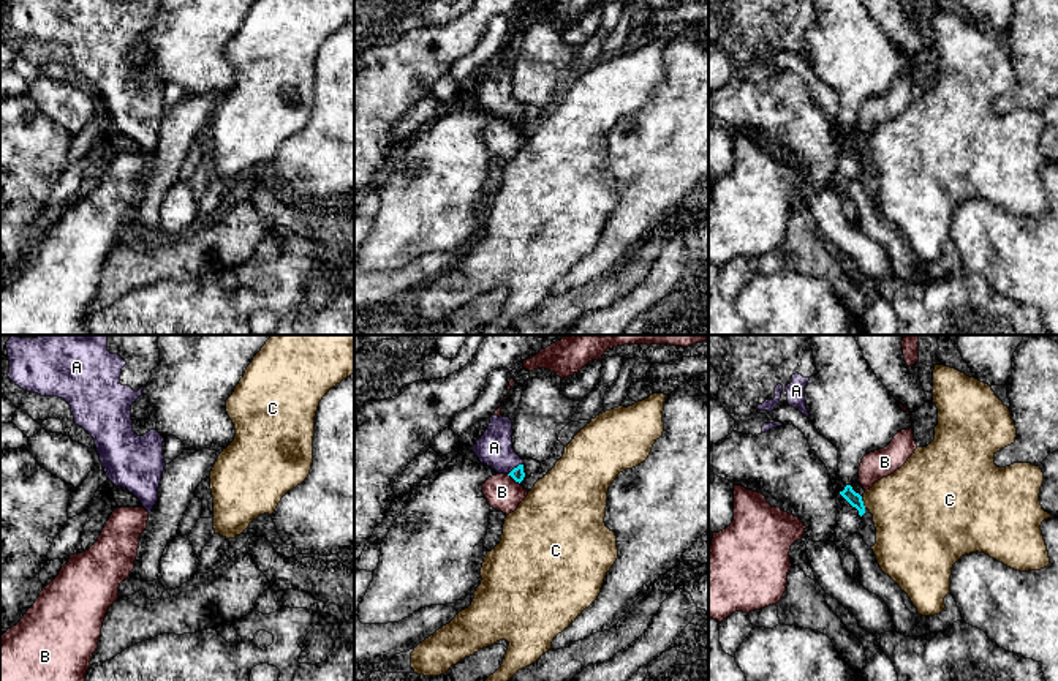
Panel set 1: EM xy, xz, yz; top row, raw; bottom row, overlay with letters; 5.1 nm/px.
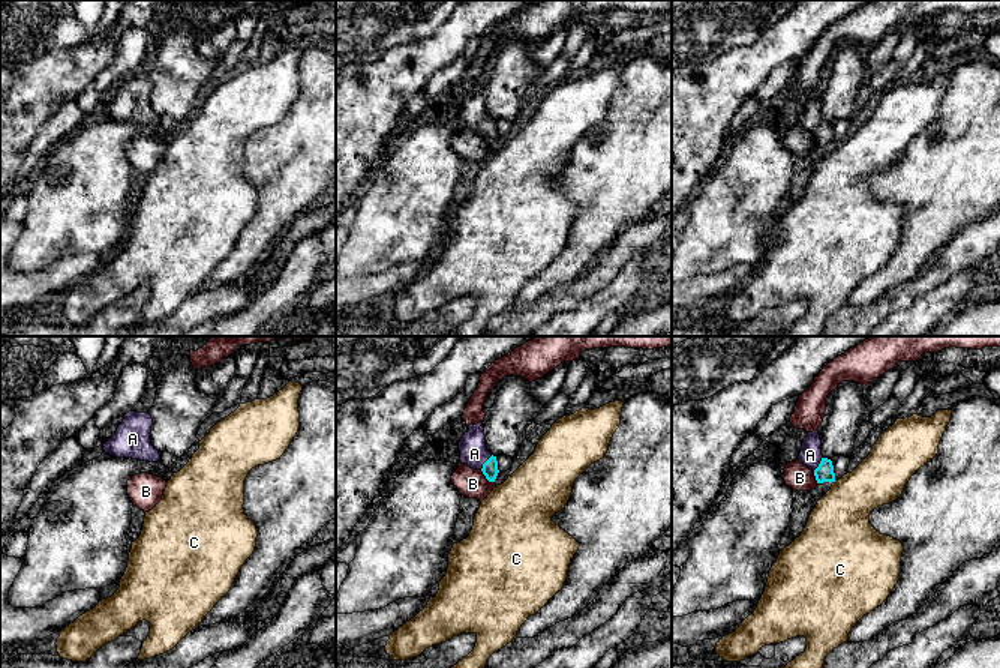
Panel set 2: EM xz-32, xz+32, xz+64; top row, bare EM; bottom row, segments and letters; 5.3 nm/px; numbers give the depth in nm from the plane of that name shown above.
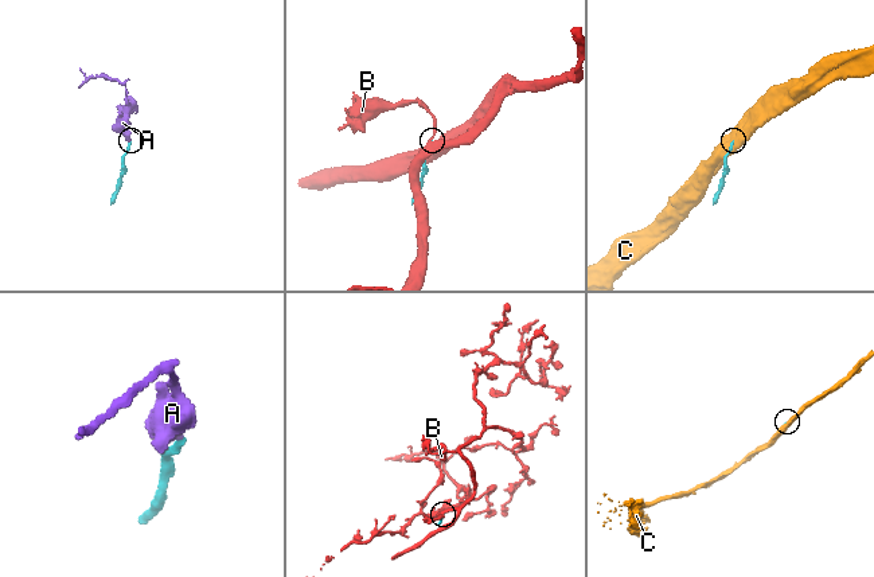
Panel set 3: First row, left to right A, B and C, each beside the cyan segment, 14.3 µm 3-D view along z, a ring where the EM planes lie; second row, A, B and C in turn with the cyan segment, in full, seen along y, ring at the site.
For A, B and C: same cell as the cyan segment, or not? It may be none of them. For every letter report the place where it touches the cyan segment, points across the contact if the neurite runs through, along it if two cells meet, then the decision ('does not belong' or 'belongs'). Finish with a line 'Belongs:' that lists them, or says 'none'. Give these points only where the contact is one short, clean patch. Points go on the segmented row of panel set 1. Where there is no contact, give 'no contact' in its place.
A: xz (514, 468) | across xz (517, 474), (514, 468), (494, 447) | belongs
B: xz (513, 477) | along xz (506, 474), (519, 484) | does not belong
C: yz (862, 504) | along yz (862, 501), (865, 507) | does not belong
Belongs: A

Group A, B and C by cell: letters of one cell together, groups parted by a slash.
A / B / C

